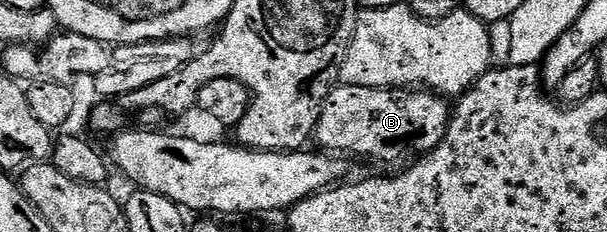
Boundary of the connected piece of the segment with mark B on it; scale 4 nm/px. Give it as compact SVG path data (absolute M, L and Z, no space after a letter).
M338 83L325 100L315 140L330 154L362 156L365 160L397 160L400 156L428 154L445 137L451 104L432 90L368 88Z

